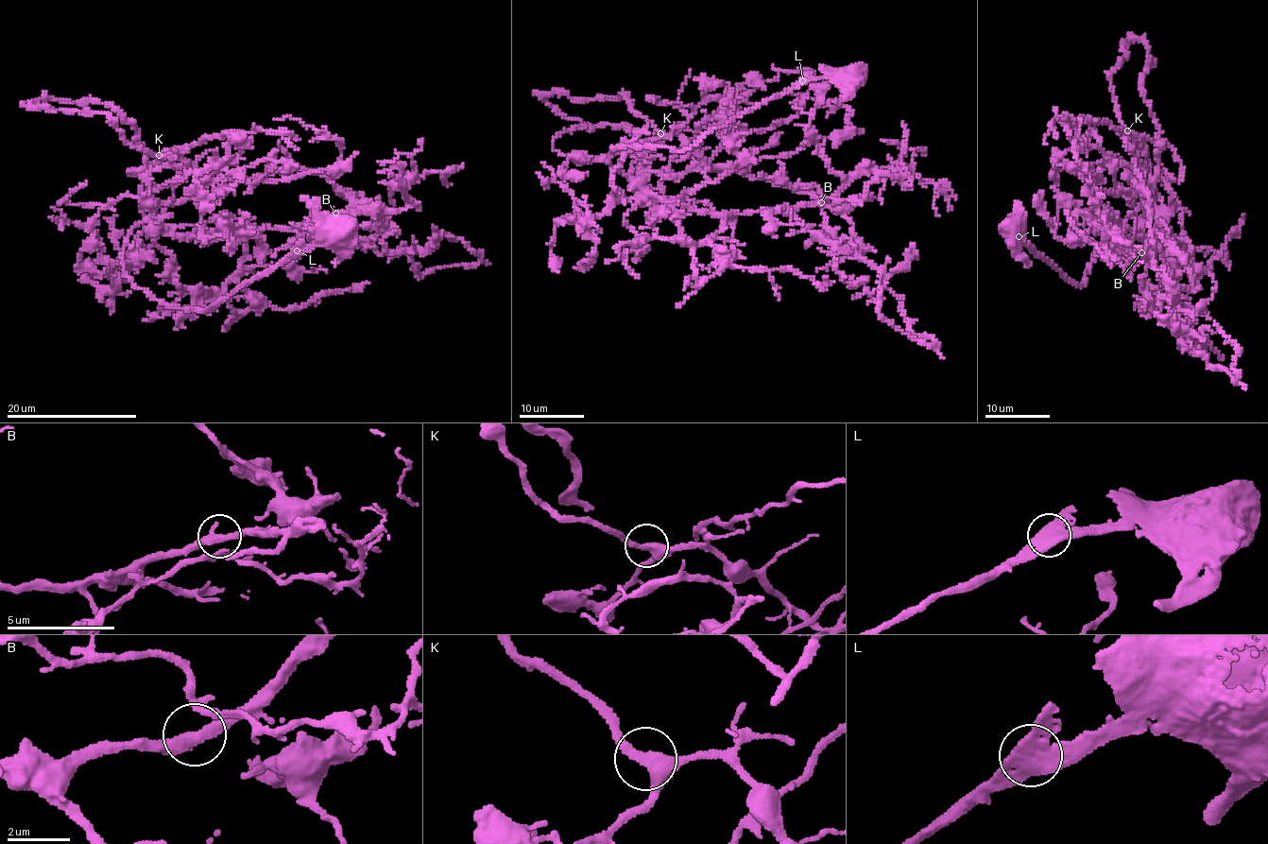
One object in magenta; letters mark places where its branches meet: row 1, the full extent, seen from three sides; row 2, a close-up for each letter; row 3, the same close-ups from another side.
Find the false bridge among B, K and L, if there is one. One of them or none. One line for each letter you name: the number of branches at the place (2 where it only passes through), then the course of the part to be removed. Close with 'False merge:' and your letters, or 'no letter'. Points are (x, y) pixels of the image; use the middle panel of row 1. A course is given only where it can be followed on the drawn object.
False merge: no letter

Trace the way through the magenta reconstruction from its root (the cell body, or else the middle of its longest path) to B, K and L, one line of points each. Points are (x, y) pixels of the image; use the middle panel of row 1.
B: (848, 83), (800, 80), (681, 150), (619, 146), (608, 161), (655, 197), (714, 214), (821, 202)
K: (848, 83), (800, 80), (681, 150), (619, 146), (610, 166), (638, 193), (632, 167), (660, 133)
L: (848, 83), (831, 77), (802, 80)

